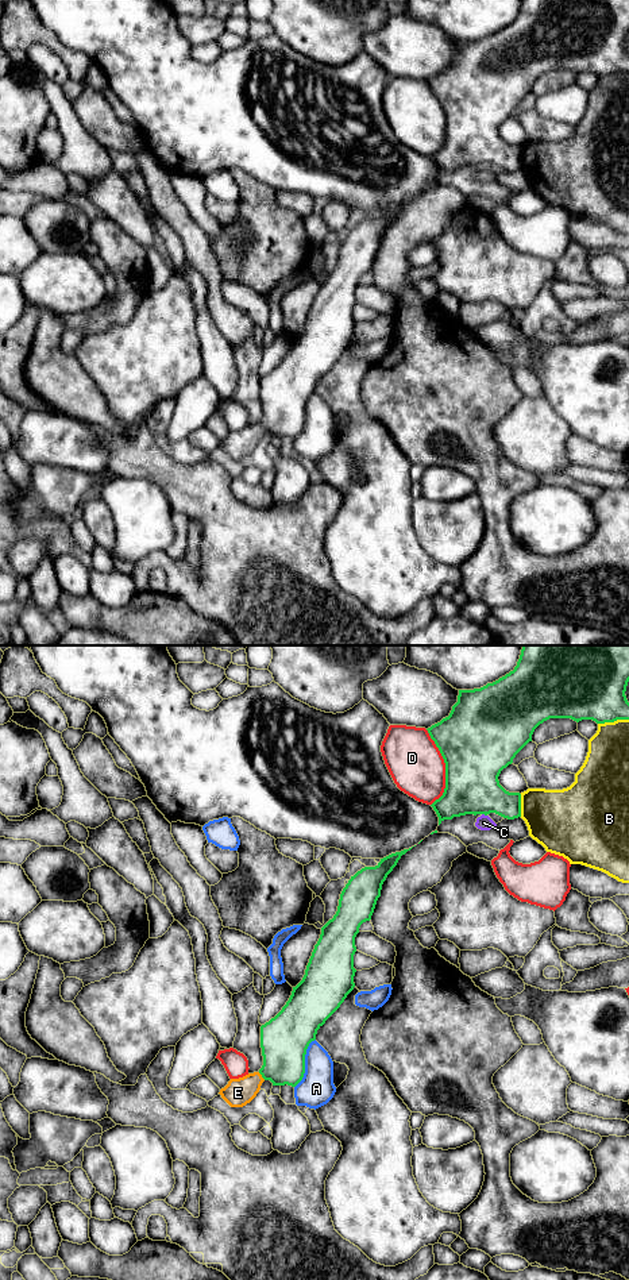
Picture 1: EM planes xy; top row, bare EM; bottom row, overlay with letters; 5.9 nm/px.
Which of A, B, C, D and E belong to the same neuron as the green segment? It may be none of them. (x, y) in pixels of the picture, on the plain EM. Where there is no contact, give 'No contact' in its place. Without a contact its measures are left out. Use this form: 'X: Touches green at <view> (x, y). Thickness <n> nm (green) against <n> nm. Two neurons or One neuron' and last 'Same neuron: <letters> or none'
A: Touches green at xy (304, 415). Thickness 280 nm (green) against 200 nm. Two neurons
B: Touches green at xy (613, 73). Thickness 400 nm (green) against 260 nm. Two neurons
C: Touches green at xy (485, 166). Thickness 320 nm (green) against 90 nm. Two neurons
D: Touches green at xy (446, 119). Thickness 460 nm (green) against 320 nm. Two neurons
E: Touches green at xy (262, 428). Thickness 280 nm (green) against 170 nm. One neuron
Same neuron: E

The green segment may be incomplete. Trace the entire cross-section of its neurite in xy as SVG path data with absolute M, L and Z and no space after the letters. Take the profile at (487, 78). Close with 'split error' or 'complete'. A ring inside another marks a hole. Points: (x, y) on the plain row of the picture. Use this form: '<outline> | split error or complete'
M522 0L517 18L505 28L481 41L459 42L449 68L427 81L445 115L444 144L431 157L439 177L466 166L495 165L508 171L521 169L521 146L509 144L499 136L501 123L532 93L535 81L549 70L593 72L597 76L629 72L628 34L629 0Z | complete

